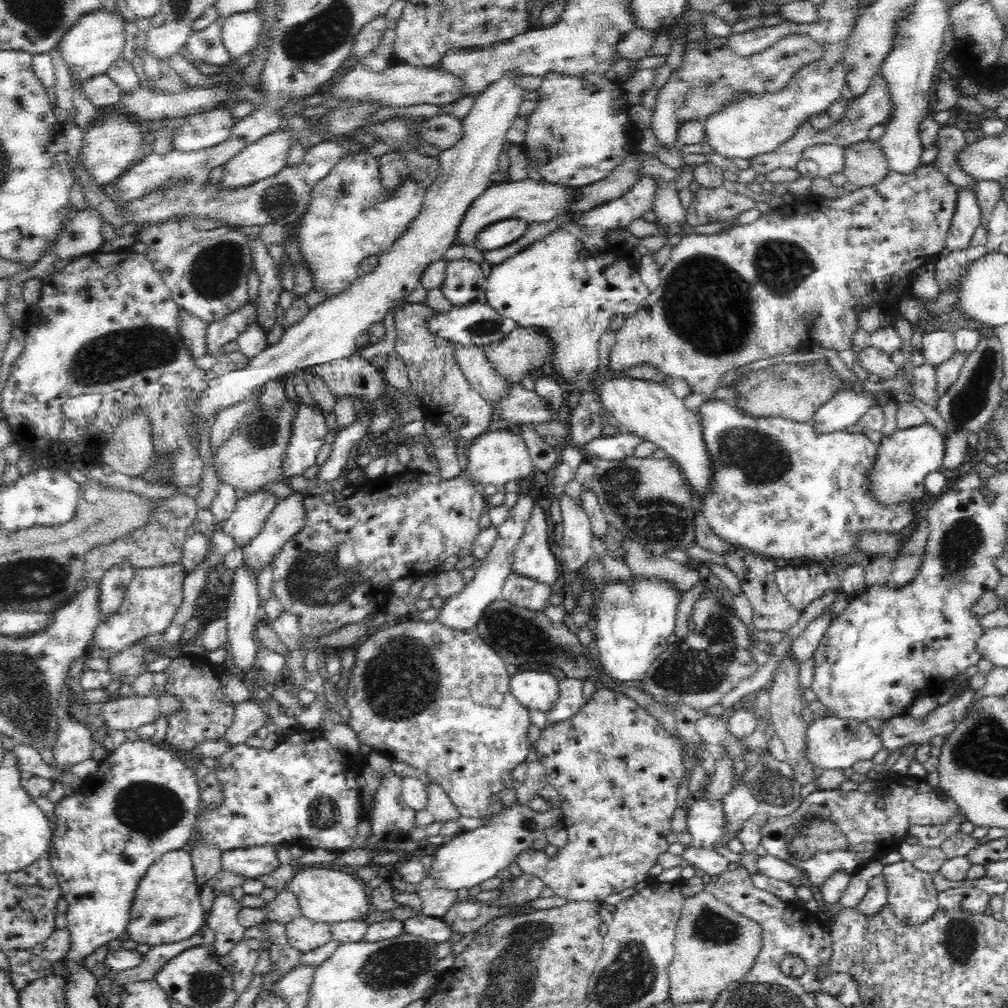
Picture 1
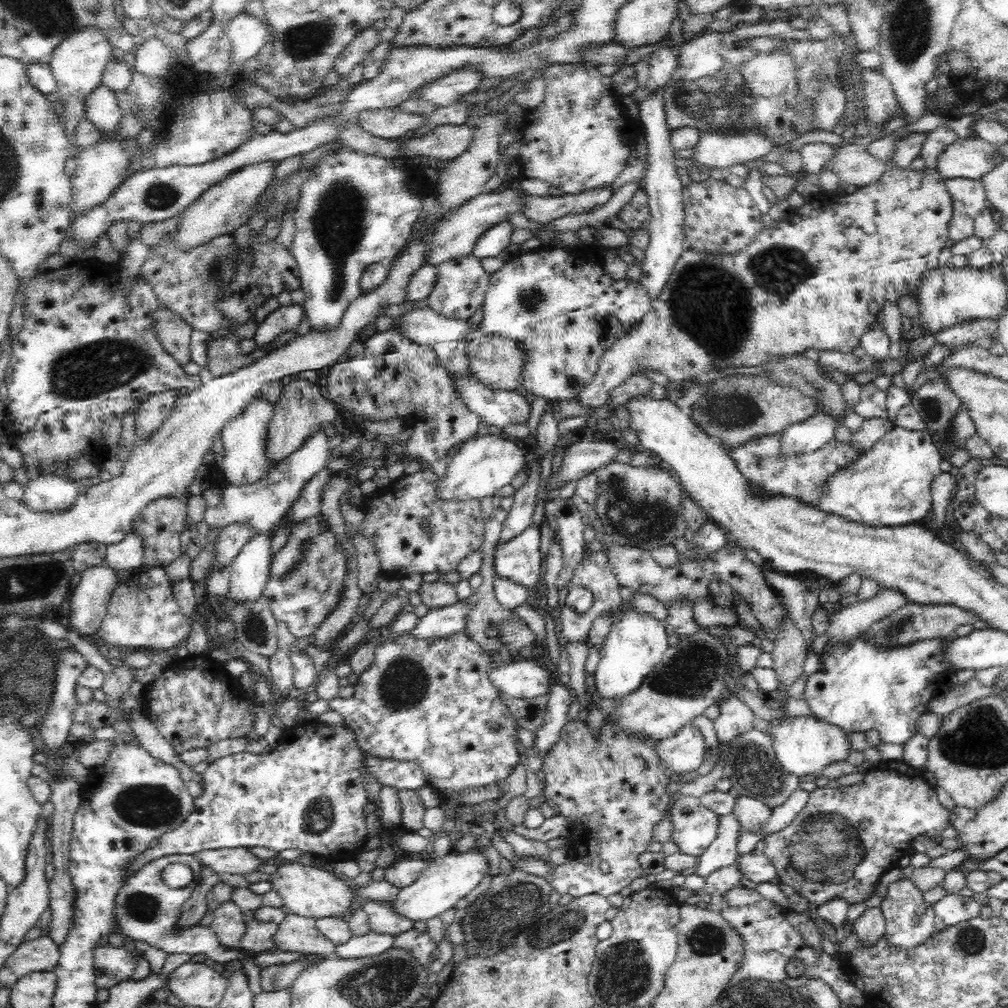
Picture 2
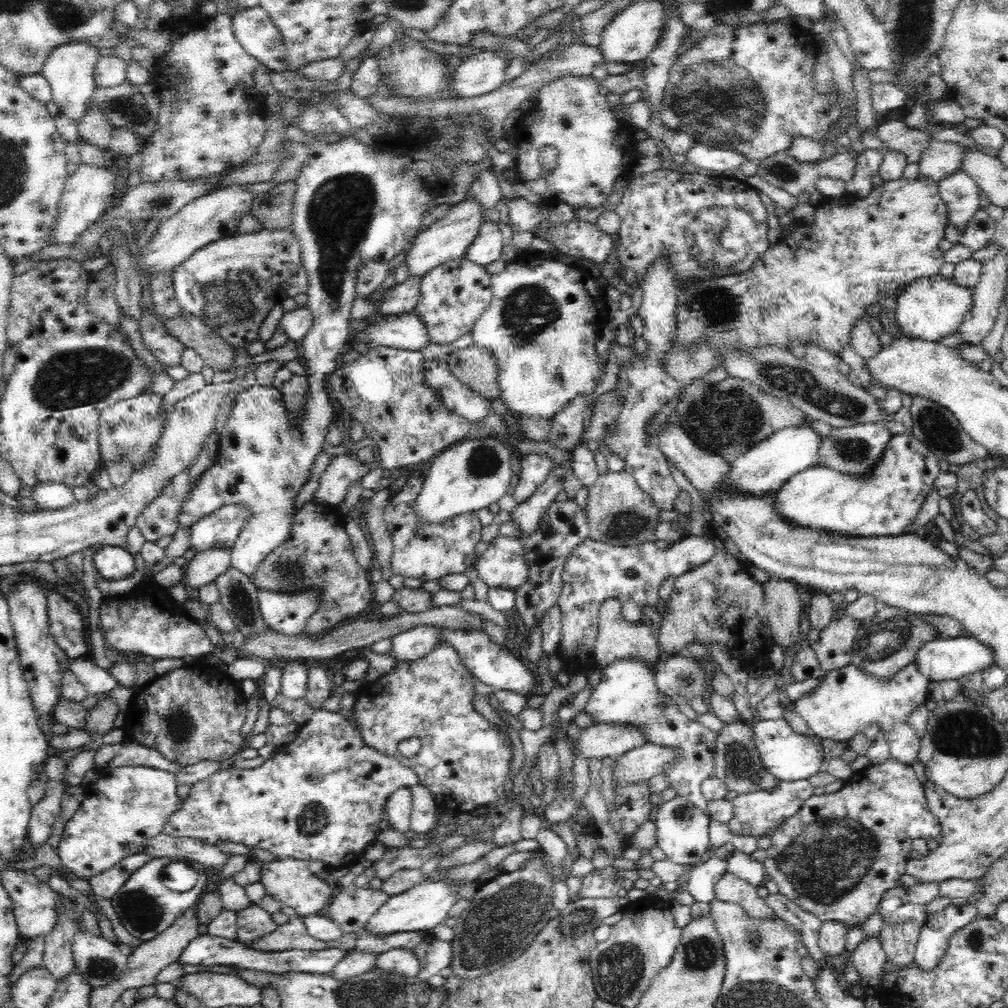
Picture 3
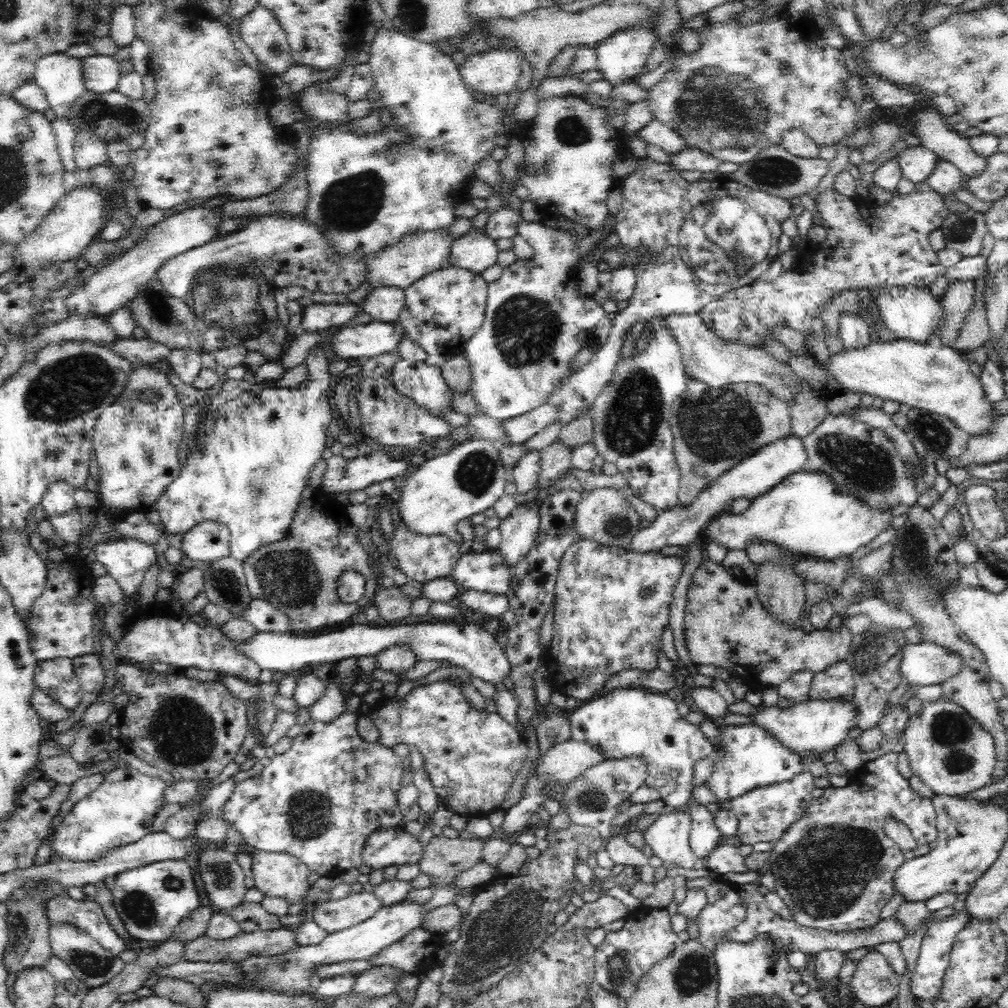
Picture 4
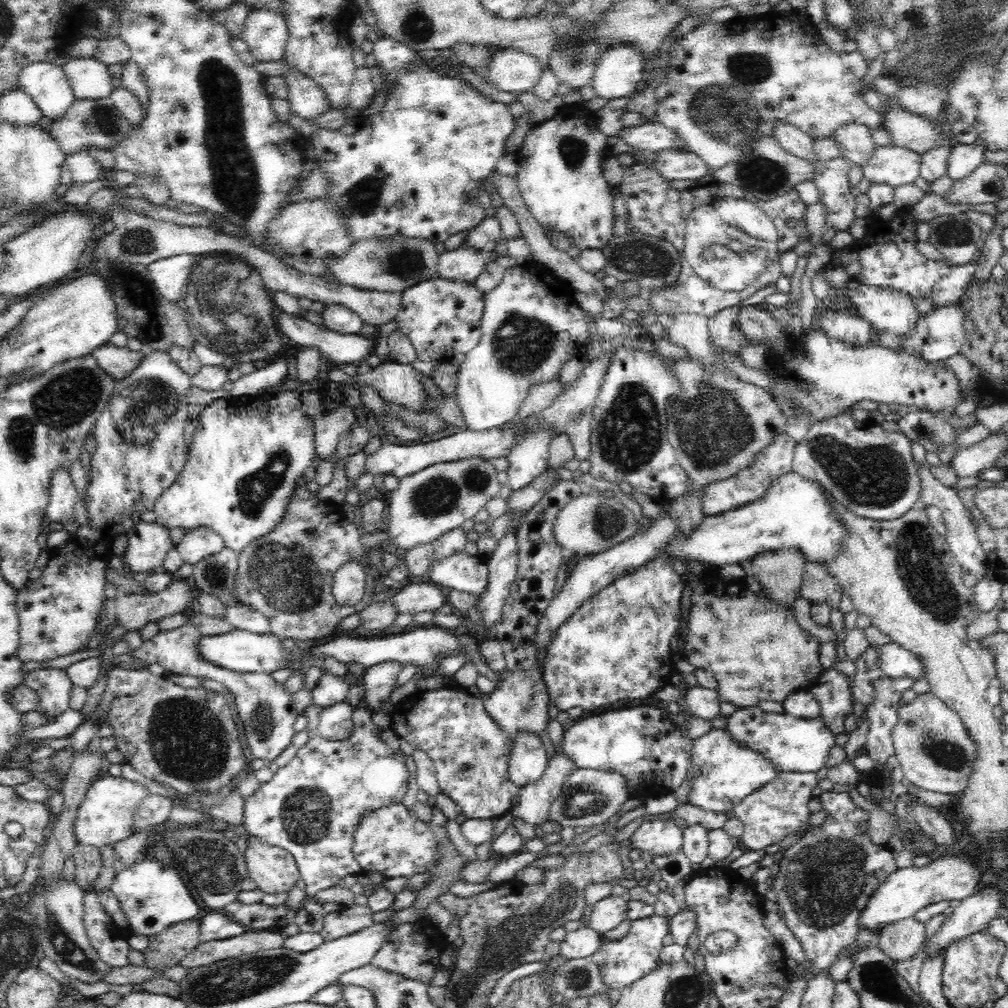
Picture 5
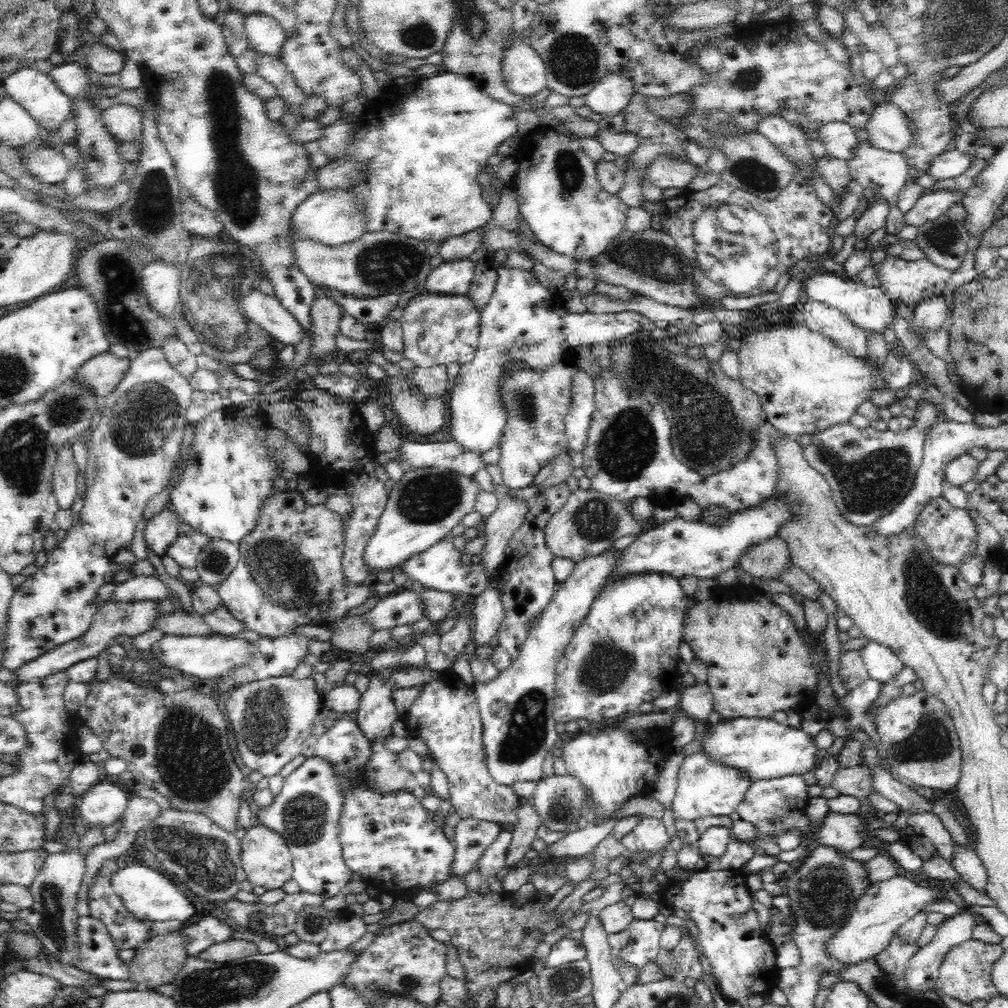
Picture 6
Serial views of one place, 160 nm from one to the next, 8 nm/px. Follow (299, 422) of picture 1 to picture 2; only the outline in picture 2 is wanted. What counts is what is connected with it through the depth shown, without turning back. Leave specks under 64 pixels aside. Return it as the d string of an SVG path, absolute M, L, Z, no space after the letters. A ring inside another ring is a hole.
M324 428L313 432L310 438L304 441L299 449L290 456L275 464L265 477L255 483L228 485L224 489L222 502L218 506L207 506L204 522L209 527L226 528L228 524L248 524L256 533L266 533L274 528L284 513L292 506L293 500L300 494L301 488L320 470L327 466L329 461L329 437Z

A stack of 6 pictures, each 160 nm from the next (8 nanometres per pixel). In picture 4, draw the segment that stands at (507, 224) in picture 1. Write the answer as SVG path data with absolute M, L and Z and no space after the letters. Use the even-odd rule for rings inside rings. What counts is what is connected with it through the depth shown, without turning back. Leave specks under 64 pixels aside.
M471 228L465 235L455 239L445 264L456 265L474 273L497 263L500 249L484 228Z

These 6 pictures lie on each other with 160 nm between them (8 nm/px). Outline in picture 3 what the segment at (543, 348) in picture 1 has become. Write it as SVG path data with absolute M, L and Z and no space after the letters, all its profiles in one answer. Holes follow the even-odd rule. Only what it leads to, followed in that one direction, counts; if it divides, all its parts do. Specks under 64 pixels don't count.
M471 345L452 353L448 358L448 364L450 372L480 397L498 399L500 367L492 350Z

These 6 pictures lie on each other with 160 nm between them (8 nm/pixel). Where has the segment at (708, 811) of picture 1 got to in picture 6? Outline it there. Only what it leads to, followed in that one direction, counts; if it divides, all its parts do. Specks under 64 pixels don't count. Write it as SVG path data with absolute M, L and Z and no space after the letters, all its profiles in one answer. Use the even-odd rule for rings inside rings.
M642 817L640 822L634 826L634 830L628 832L624 838L621 838L621 843L631 852L649 852L653 855L659 850L668 848L670 836L662 819Z

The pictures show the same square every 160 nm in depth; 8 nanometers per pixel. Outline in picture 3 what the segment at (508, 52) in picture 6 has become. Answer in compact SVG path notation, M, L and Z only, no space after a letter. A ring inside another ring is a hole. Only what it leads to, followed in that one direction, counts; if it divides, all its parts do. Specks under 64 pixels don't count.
M486 51L468 56L462 59L452 77L452 89L458 97L472 98L488 94L498 90L502 84L506 84L505 71L509 61L501 58L498 52Z

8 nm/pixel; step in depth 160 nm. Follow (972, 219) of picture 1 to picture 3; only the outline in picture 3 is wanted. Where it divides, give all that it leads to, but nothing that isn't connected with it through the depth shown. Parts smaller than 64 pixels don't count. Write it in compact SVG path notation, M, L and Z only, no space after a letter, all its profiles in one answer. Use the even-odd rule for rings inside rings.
M958 170L938 182L939 194L949 210L949 222L958 230L966 228L984 198L971 176Z

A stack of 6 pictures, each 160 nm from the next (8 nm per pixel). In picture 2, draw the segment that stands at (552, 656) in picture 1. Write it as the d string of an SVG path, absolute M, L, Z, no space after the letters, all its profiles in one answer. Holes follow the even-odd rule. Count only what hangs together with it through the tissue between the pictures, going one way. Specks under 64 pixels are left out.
M494 517L485 519L485 536L483 545L481 546L483 549L483 564L479 571L483 582L480 588L468 598L468 622L466 622L466 630L464 632L472 637L472 640L478 642L487 652L498 655L498 652L506 646L508 654L512 656L512 660L526 660L519 651L522 648L526 648L526 646L530 647L530 644L536 644L536 633L528 627L528 624L522 618L516 615L516 612L502 608L493 592L493 583L496 578L493 554L496 544L500 540L502 528L503 524L498 522Z

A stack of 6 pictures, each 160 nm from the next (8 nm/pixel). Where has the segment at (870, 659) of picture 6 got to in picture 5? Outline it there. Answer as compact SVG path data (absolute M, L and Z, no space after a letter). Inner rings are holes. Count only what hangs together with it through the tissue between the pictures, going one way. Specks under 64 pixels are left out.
M890 642L879 646L879 664L882 673L888 678L918 678L925 677L925 664L916 654Z

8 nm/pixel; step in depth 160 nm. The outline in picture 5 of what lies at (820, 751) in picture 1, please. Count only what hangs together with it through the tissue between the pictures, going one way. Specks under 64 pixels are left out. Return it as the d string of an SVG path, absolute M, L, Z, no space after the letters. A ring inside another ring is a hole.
M714 729L698 737L692 744L692 758L686 776L690 785L688 801L691 806L714 812L730 811L780 772L758 751L736 743L726 729Z

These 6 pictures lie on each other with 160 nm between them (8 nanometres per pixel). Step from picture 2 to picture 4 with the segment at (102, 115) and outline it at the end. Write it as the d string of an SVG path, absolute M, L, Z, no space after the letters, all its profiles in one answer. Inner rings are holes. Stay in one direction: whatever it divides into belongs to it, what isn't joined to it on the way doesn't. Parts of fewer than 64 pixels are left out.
M77 130L75 139L74 160L77 168L89 171L93 166L108 161L107 144L96 133Z

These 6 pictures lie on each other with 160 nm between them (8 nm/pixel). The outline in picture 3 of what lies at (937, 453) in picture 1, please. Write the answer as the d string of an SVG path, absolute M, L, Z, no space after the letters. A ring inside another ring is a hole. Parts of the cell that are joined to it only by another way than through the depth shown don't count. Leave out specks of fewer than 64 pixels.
M895 434L890 437L888 444L879 456L879 459L873 464L873 467L863 475L854 475L842 473L824 465L816 464L806 468L806 470L798 472L789 478L778 491L774 493L776 497L776 511L780 512L781 516L788 520L793 526L797 528L812 528L813 530L822 530L823 532L832 532L833 534L842 534L843 536L850 536L851 538L876 538L876 536L897 536L901 535L908 526L915 522L924 498L930 494L930 490L935 486L935 480L940 474L940 466L938 465L939 458L930 452L928 445L924 441L918 439L914 434Z

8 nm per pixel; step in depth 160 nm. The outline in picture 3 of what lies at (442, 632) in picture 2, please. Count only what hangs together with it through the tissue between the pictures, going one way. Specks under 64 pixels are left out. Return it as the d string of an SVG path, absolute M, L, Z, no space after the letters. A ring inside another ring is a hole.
M430 624L409 628L391 638L390 655L396 662L414 662L440 643L442 630L442 627Z

